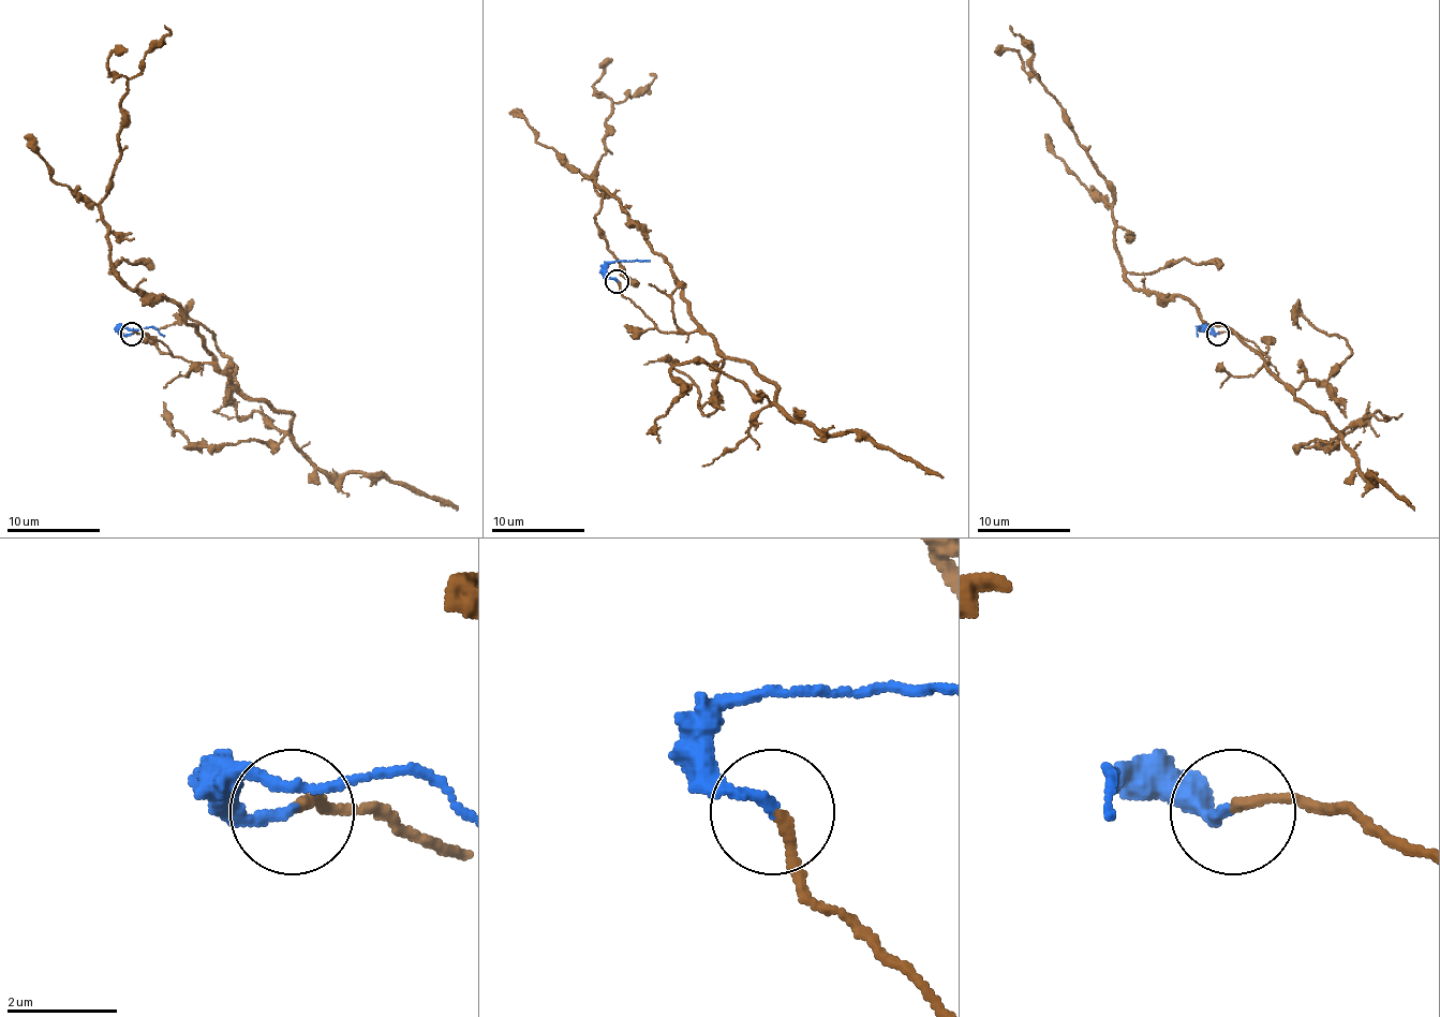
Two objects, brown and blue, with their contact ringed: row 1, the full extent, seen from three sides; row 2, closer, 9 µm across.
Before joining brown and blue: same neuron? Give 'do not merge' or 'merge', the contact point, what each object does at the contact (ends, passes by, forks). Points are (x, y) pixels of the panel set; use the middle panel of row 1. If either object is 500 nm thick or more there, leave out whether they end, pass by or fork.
merge | (617, 281) | brown ends | blue ends

